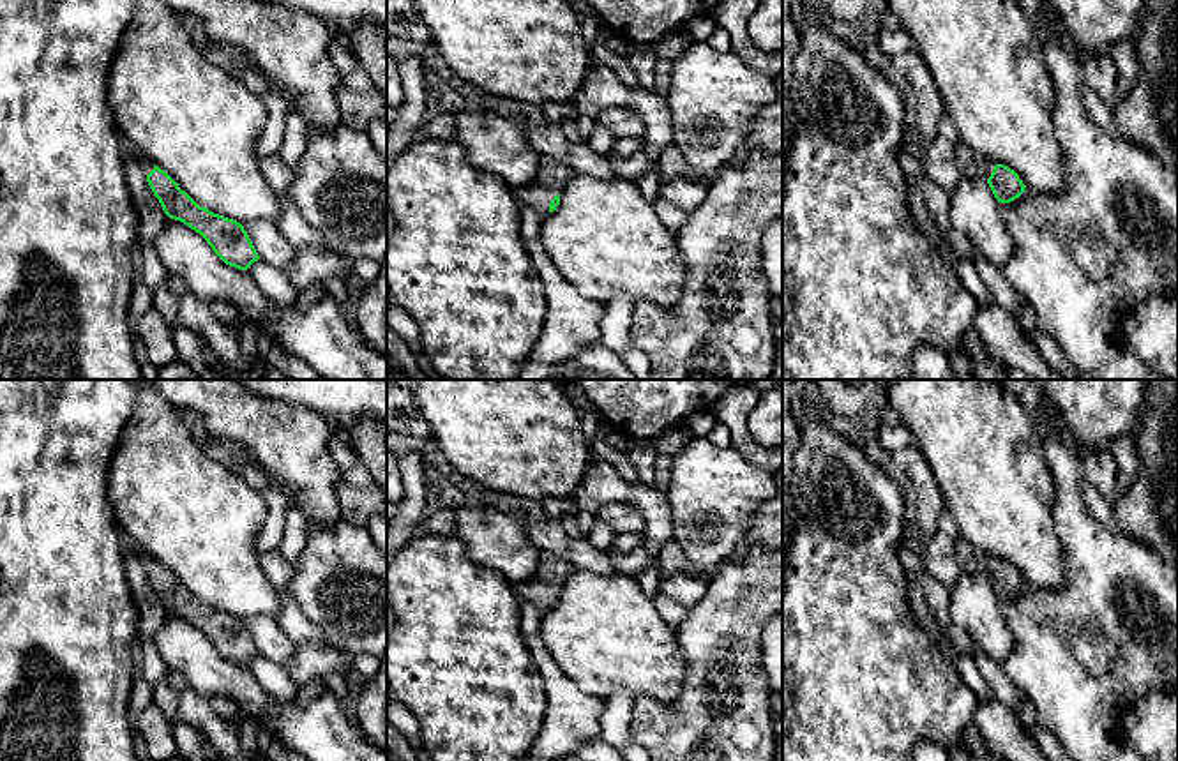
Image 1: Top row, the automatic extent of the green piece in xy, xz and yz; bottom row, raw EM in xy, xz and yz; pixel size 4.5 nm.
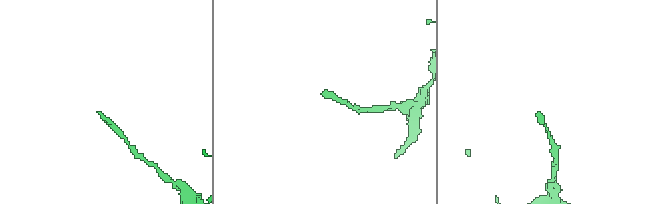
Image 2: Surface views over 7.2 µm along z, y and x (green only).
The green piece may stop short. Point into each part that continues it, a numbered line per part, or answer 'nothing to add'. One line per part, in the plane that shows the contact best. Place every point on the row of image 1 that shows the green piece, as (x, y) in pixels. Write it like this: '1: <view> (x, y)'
1: xz (553, 175)

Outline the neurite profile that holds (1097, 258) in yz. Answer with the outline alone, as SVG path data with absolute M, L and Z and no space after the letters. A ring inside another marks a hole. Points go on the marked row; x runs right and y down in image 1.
M1079 233L1069 235L1069 252L1083 274L1093 281L1109 277L1118 263L1120 252L1106 238L1083 237Z

